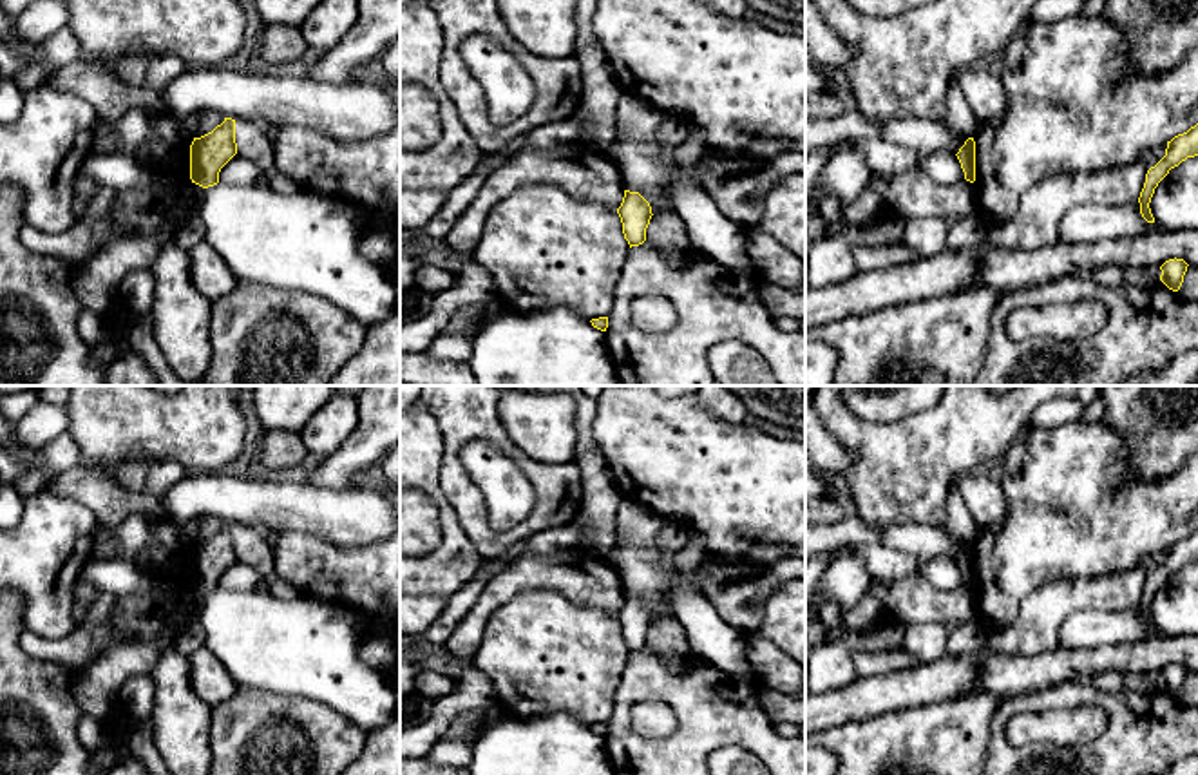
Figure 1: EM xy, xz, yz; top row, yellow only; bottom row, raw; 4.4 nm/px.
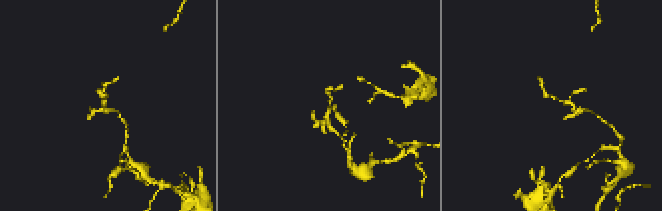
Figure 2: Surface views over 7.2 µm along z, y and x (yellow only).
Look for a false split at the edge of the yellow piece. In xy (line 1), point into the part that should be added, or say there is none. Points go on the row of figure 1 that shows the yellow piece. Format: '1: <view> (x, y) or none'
1: none

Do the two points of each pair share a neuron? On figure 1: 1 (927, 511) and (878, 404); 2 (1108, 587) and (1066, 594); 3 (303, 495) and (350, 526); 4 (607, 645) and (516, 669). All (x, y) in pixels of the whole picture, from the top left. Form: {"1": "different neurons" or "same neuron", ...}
{"1": "different neurons", "2": "same neuron", "3": "same neuron", "4": "same neuron"}

